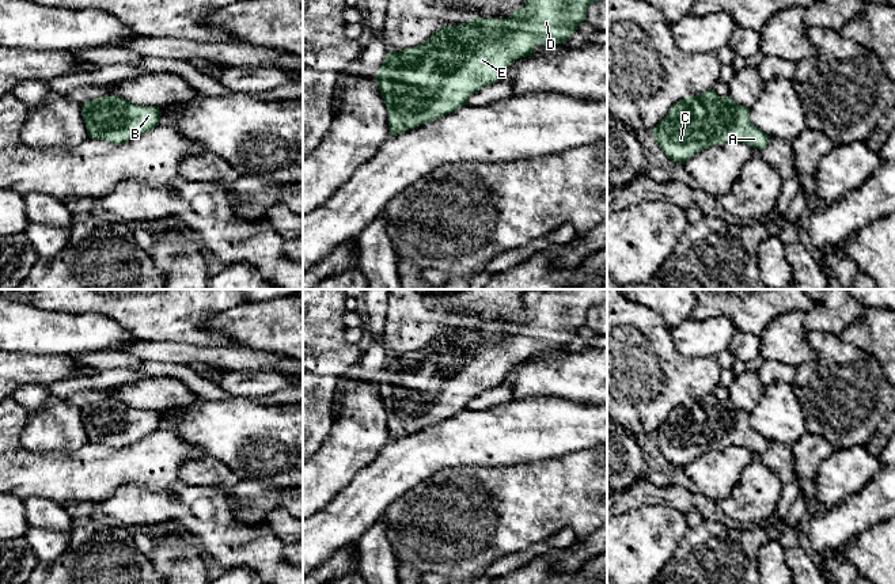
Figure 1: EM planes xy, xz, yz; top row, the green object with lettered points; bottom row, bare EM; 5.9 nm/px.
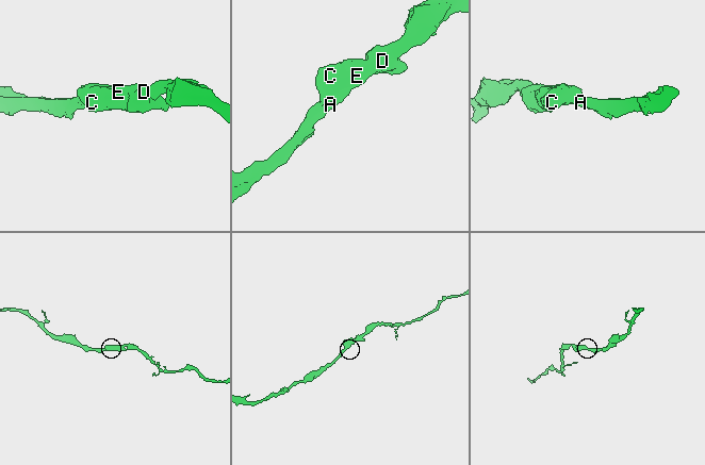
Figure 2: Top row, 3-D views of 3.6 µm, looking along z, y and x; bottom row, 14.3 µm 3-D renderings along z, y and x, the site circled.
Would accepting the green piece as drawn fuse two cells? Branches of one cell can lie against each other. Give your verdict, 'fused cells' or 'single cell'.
single cell

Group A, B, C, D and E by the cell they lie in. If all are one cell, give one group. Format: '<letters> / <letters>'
A B C D E

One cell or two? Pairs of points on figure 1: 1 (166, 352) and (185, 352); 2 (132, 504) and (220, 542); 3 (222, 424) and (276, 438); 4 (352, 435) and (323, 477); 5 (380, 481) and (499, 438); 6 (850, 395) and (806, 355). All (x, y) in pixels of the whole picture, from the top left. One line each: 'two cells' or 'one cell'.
1: one cell
2: one cell
3: one cell
4: one cell
5: one cell
6: two cells

